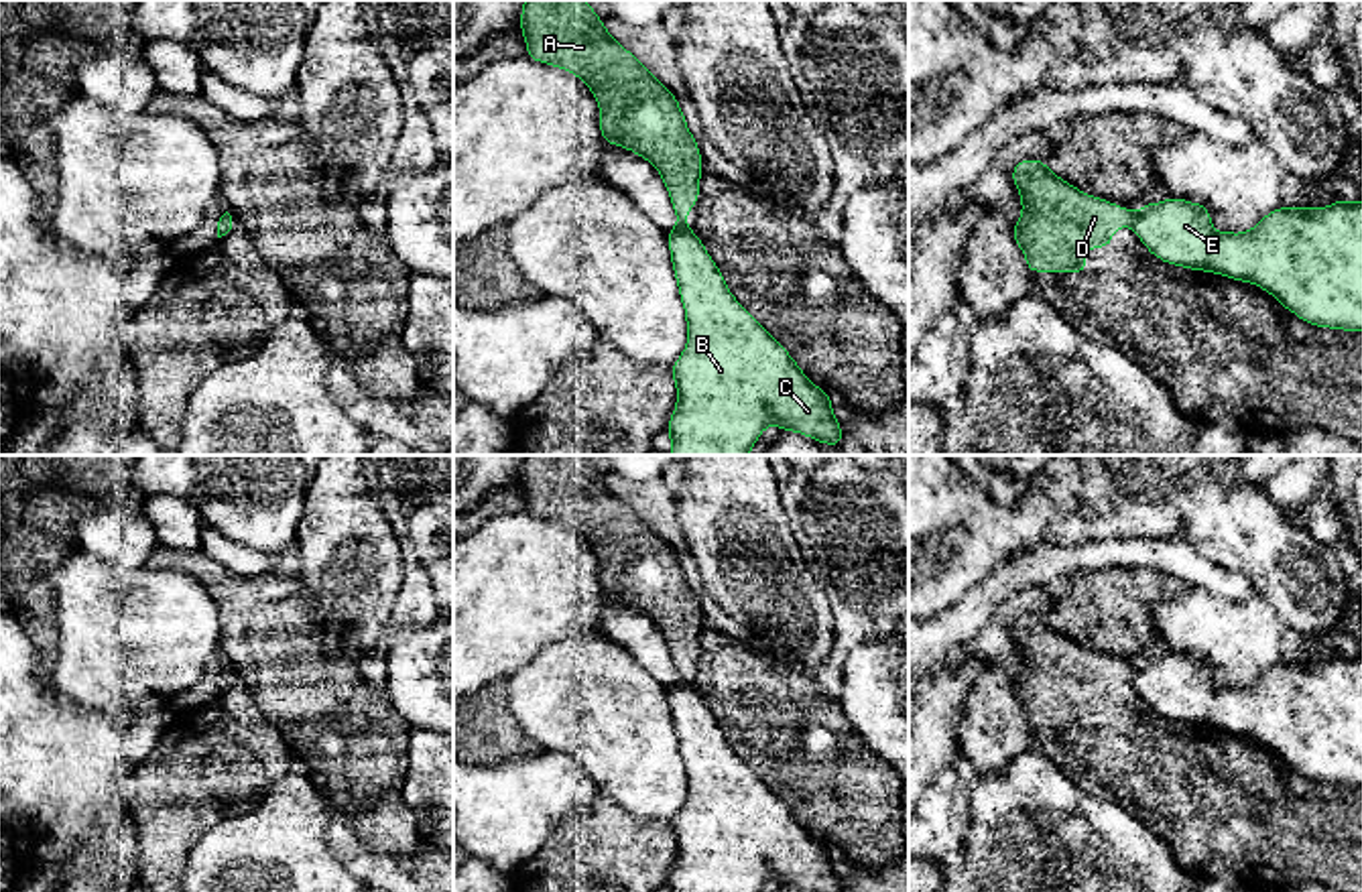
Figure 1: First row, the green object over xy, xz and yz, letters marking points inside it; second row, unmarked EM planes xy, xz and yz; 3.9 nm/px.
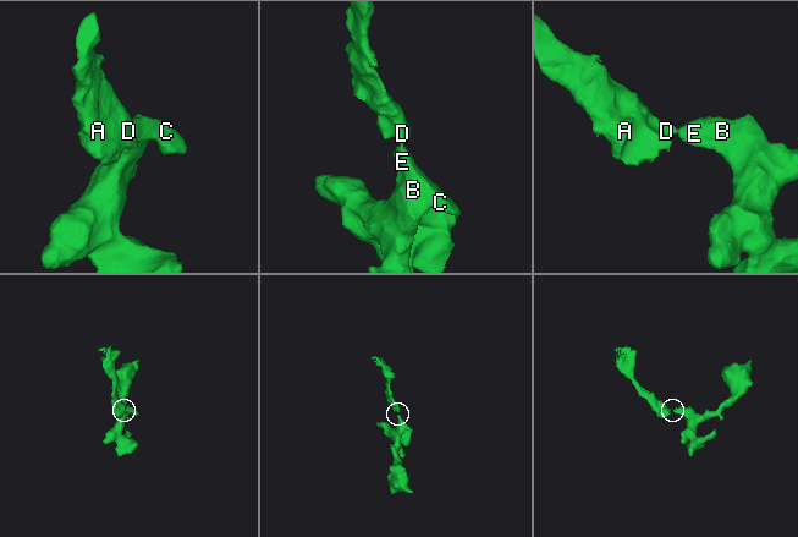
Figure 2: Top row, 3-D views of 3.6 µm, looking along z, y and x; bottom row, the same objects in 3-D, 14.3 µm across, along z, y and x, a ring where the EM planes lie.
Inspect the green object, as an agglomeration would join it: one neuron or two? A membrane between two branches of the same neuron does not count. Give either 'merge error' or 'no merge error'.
merge error

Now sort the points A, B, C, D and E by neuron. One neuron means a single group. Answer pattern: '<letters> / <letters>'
A D / B C E

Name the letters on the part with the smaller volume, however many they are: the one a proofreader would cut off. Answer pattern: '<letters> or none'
A, D

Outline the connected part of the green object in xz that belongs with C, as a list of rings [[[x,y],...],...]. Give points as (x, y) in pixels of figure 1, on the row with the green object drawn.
[[[677,224],[667,236],[689,331],[685,349],[671,366],[677,402],[665,431],[673,441],[669,455],[748,455],[772,425],[817,443],[840,445],[844,431],[831,410],[831,396],[736,301],[691,228]]]

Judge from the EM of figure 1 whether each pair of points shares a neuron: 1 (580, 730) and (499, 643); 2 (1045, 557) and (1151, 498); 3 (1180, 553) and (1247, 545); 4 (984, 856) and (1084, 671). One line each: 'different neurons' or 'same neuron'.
1: different neurons
2: different neurons
3: different neurons
4: different neurons

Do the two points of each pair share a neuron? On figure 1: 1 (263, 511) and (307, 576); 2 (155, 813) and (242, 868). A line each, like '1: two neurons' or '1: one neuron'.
1: two neurons
2: two neurons

